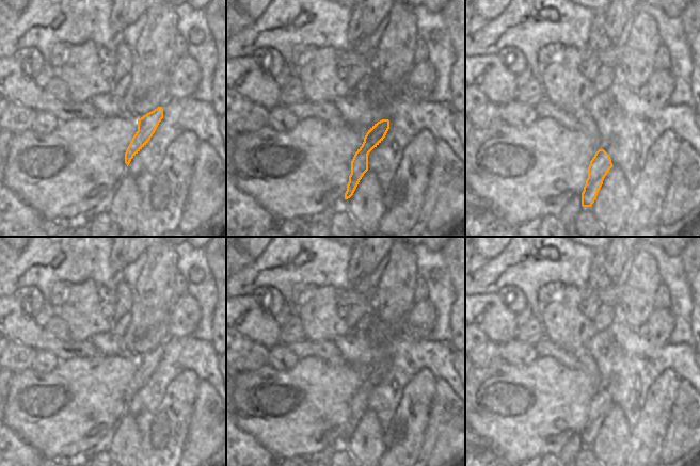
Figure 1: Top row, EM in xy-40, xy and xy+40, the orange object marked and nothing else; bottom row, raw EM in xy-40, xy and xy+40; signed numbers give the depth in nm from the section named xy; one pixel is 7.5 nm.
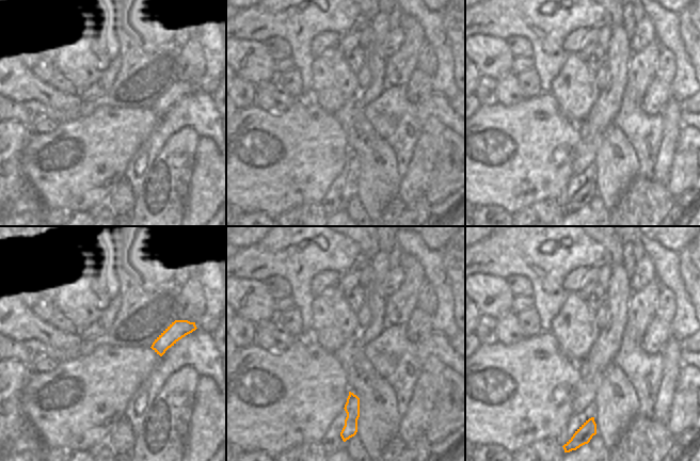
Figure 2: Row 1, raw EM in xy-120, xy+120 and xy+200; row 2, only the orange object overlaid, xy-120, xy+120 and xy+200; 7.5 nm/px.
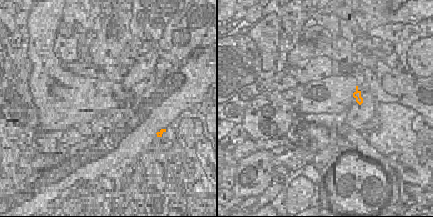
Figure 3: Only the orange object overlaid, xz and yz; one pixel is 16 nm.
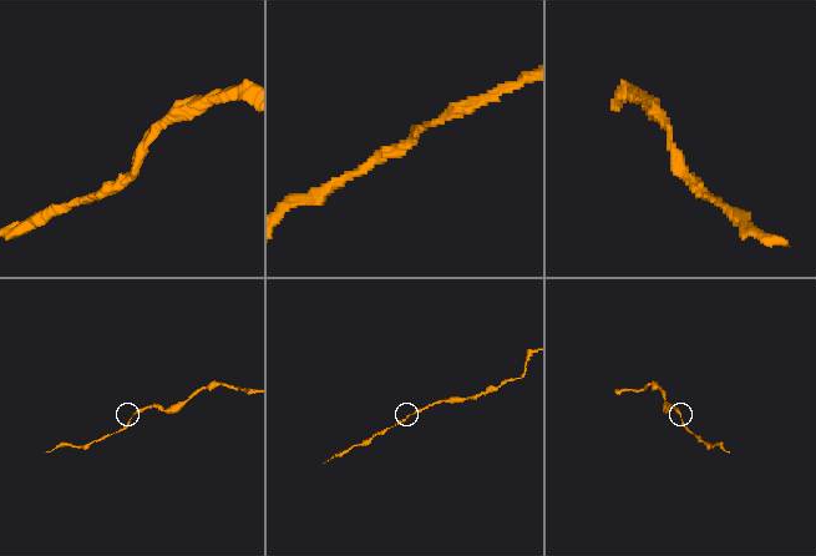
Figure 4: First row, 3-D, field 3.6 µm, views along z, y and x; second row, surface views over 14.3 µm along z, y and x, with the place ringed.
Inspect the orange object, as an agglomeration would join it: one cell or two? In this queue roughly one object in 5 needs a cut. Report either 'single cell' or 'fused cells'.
single cell

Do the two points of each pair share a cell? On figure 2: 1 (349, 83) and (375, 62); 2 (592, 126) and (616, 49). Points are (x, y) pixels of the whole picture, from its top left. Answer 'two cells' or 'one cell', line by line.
1: two cells
2: one cell

